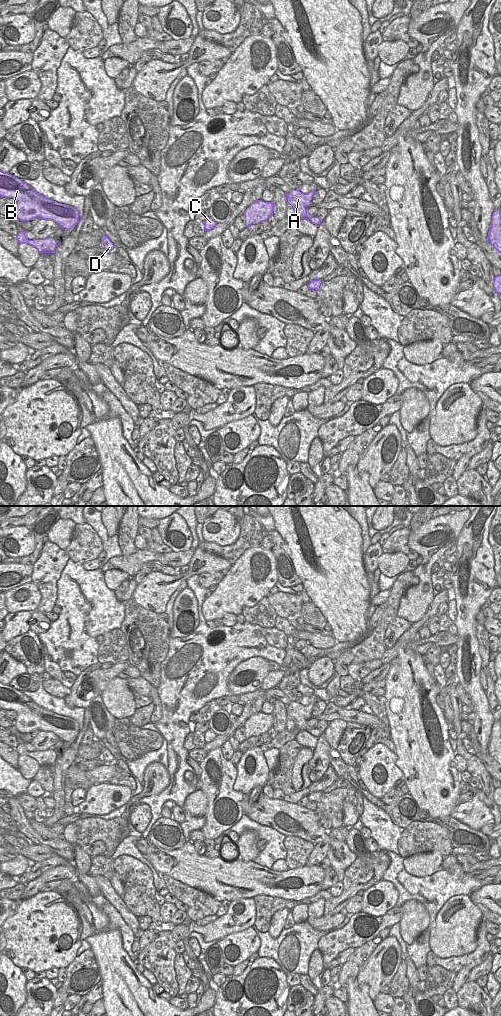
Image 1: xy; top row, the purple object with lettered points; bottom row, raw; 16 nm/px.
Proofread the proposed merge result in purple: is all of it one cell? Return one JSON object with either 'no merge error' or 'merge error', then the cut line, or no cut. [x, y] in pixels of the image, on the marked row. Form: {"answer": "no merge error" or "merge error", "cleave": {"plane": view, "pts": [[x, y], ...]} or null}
{"answer": "no merge error", "cleave": null}

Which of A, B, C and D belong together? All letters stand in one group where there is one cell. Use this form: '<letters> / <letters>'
A B C D

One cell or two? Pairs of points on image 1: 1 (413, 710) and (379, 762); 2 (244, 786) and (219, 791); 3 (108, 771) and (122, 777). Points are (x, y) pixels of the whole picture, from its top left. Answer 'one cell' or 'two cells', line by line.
1: two cells
2: two cells
3: two cells

